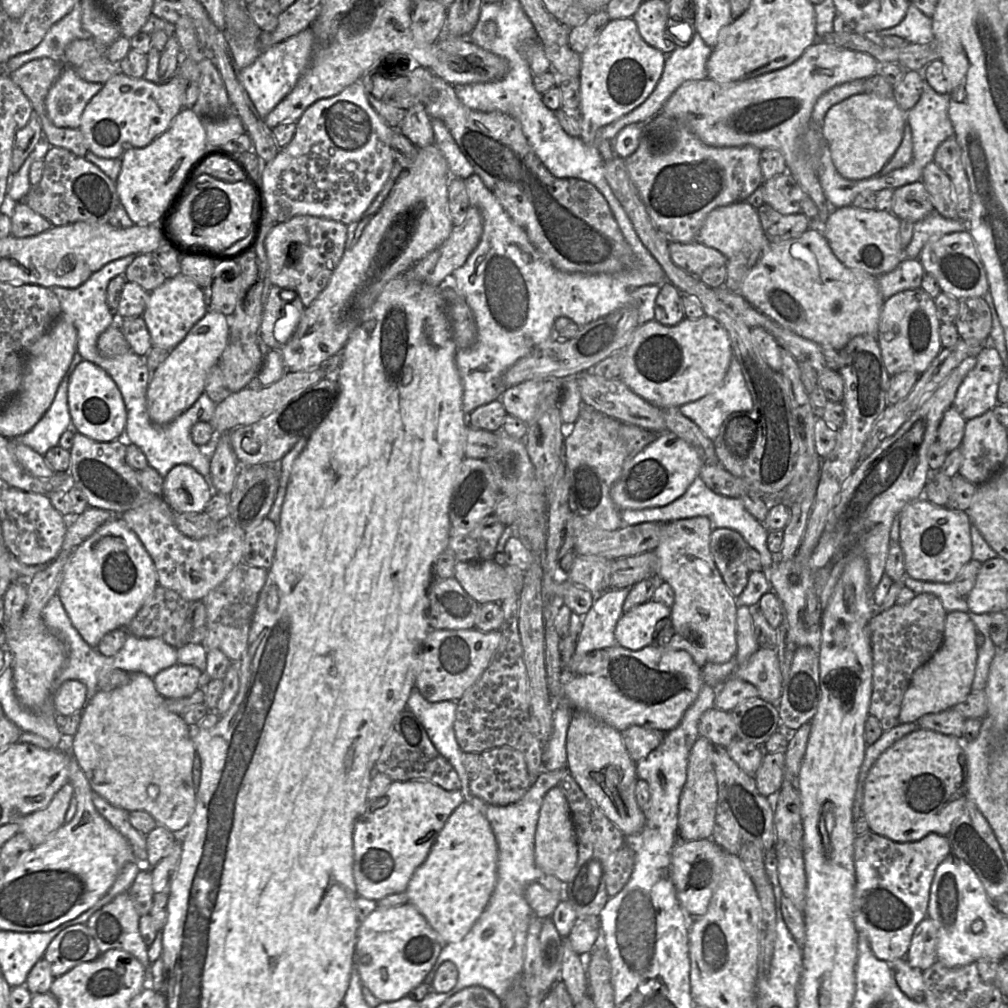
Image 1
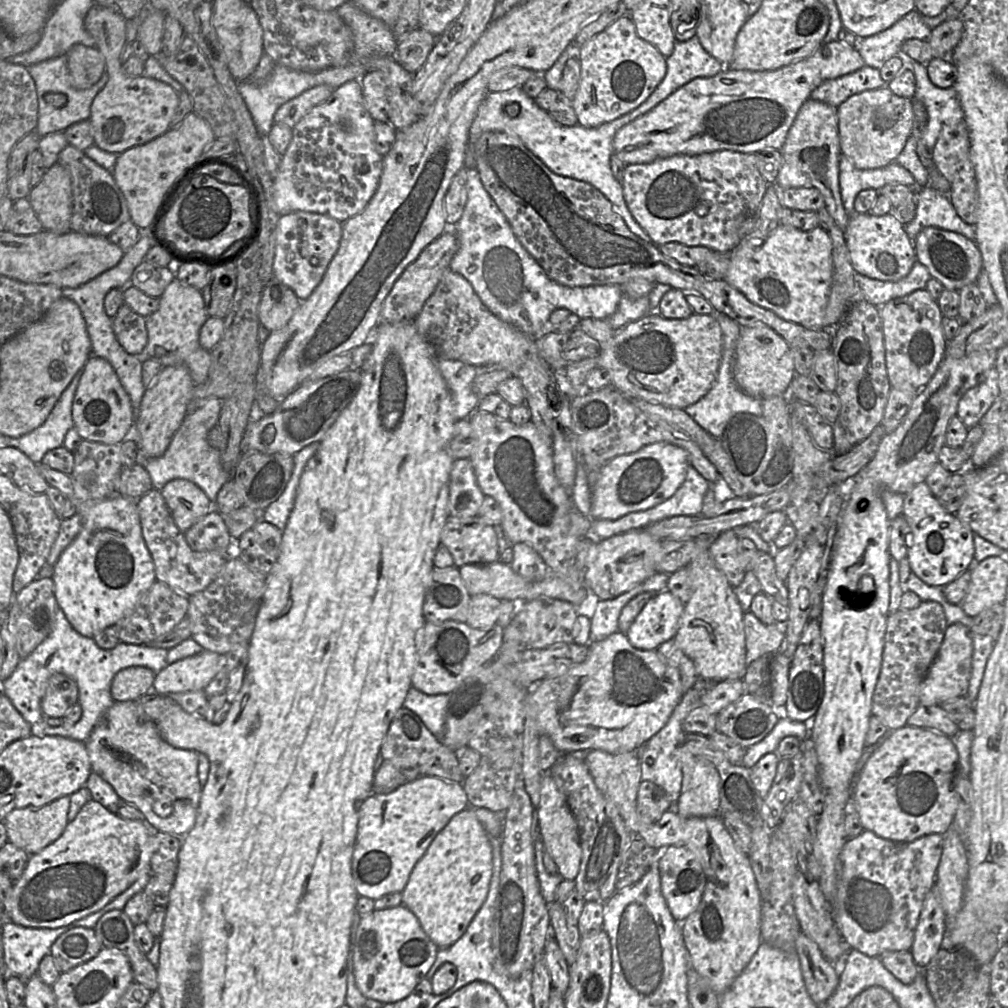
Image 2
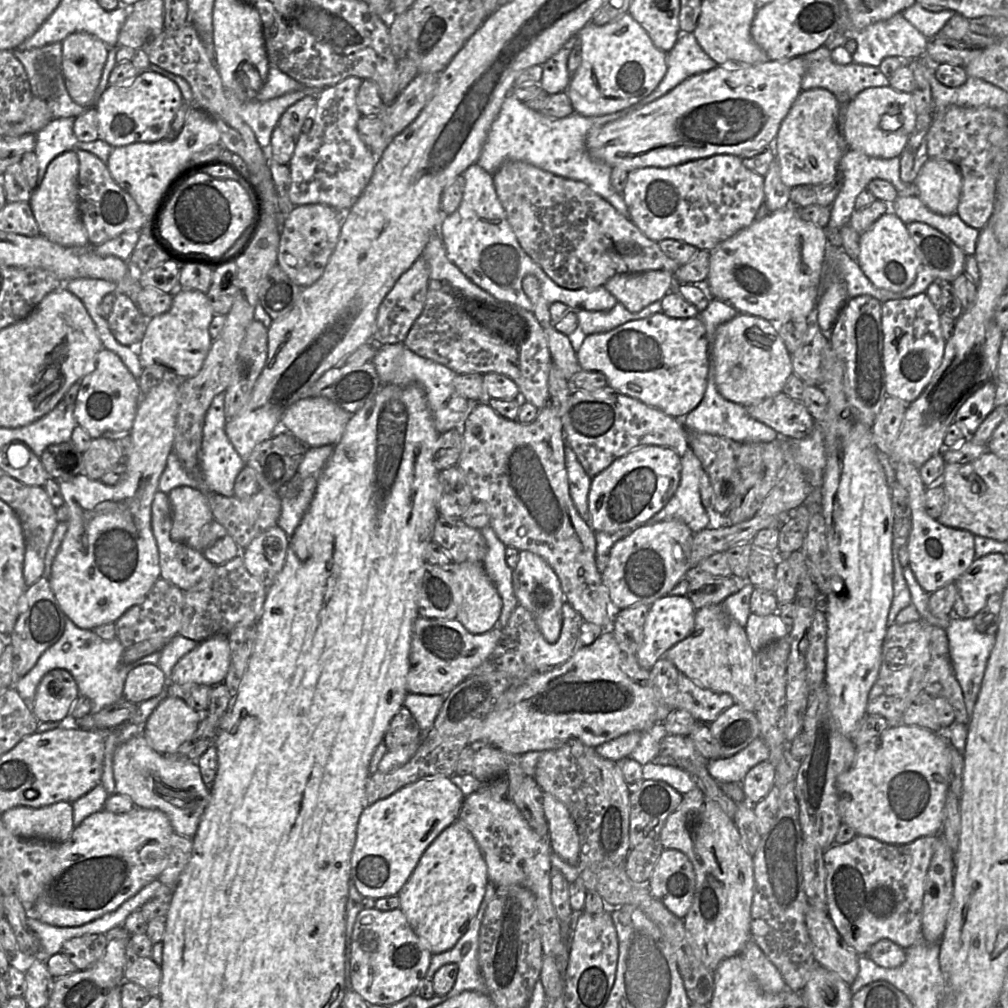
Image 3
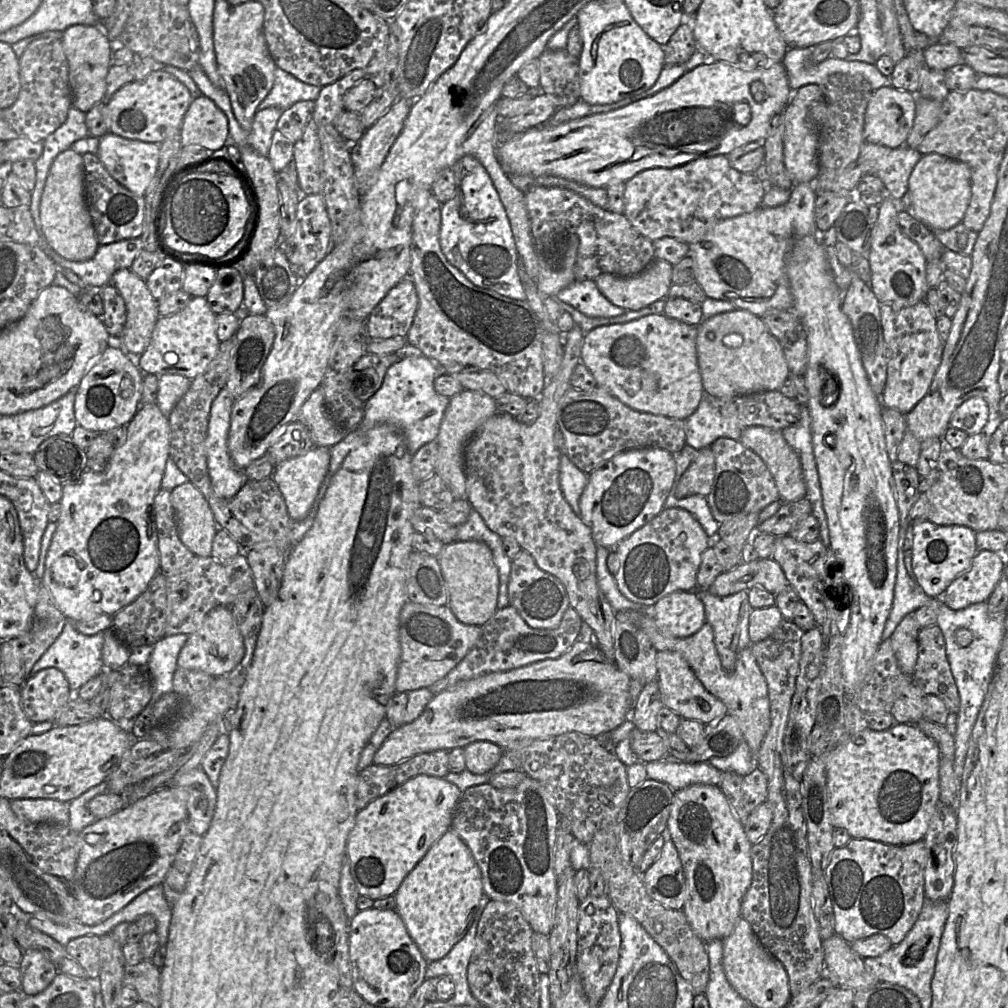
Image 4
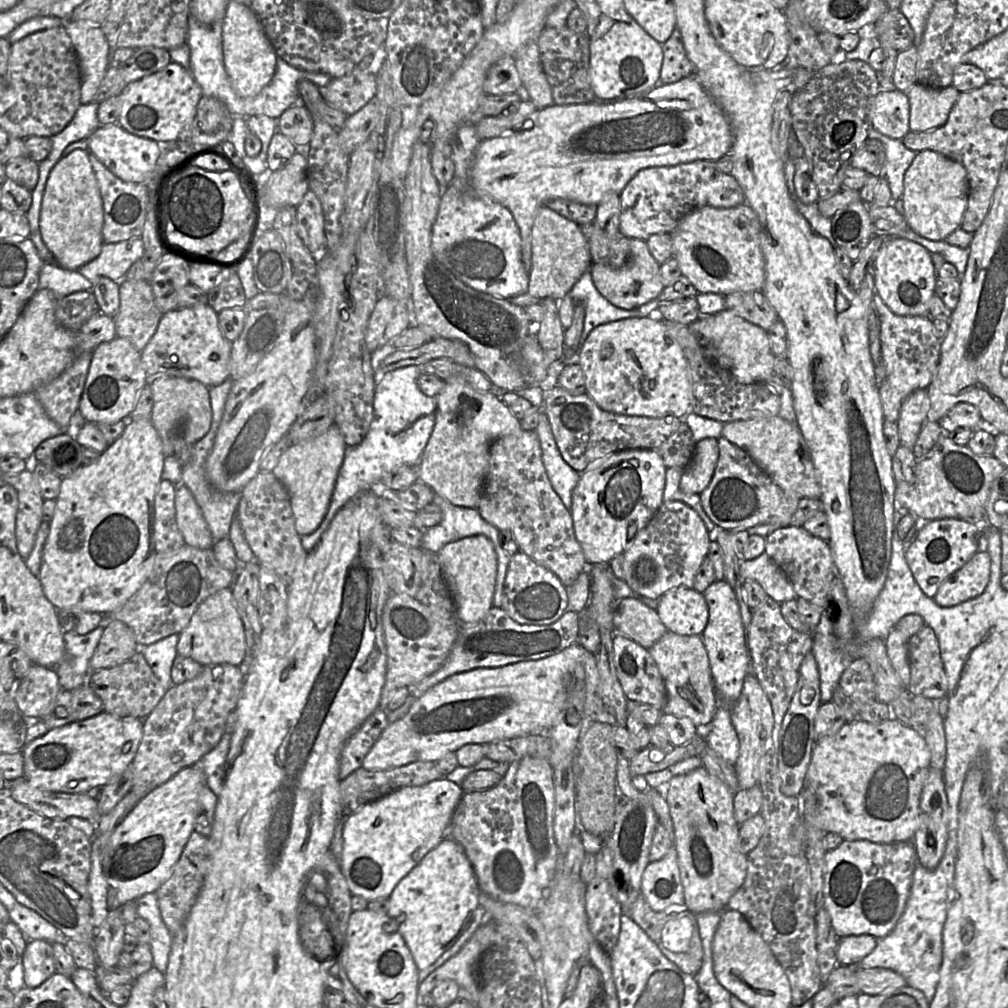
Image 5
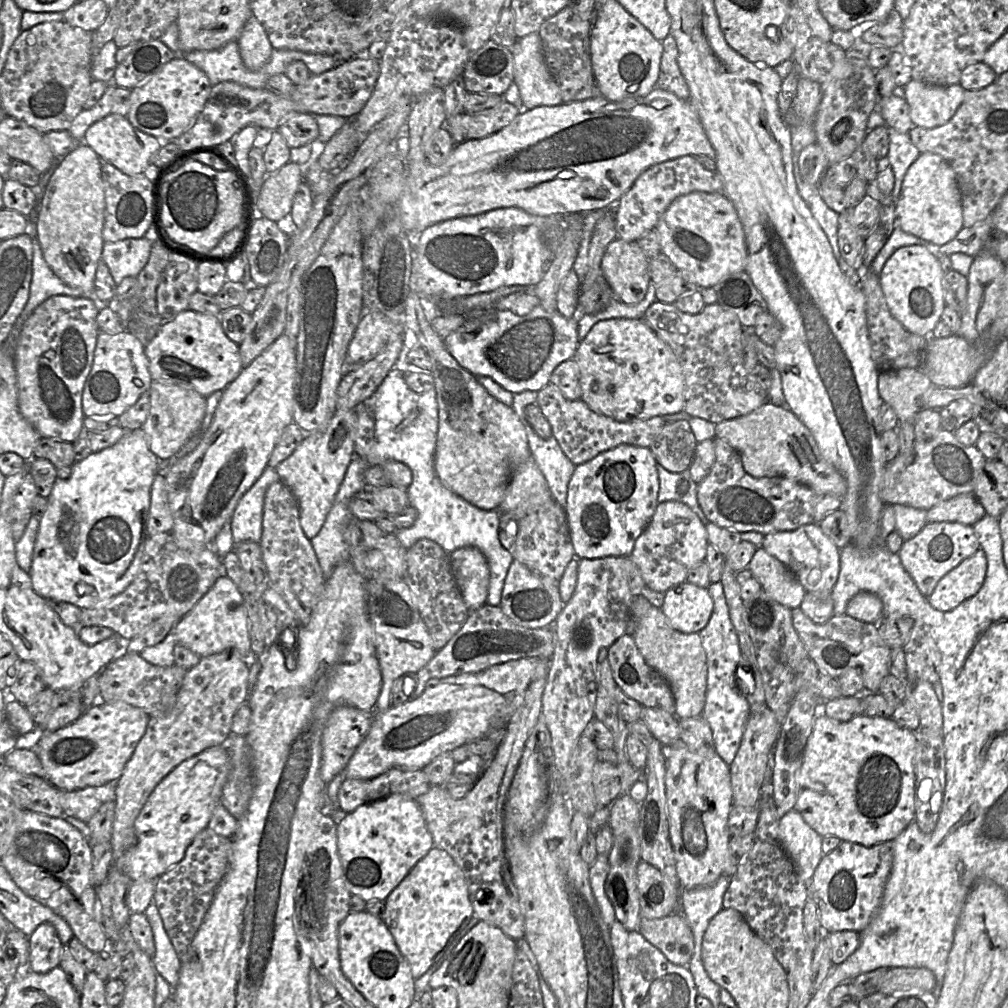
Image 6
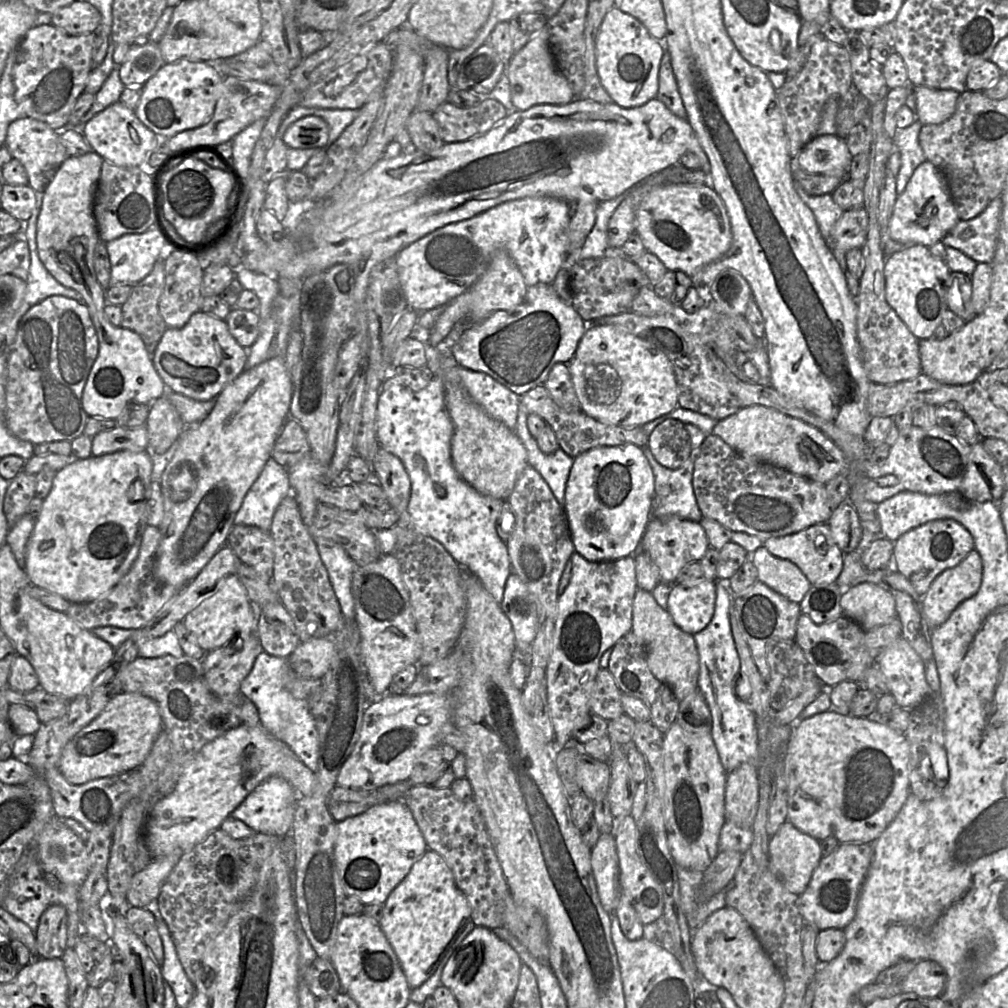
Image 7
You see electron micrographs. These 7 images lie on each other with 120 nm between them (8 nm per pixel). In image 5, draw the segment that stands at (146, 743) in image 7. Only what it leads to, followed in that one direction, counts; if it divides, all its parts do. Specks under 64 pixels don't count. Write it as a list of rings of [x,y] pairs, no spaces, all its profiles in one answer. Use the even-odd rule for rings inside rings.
[[[106,711],[49,730],[45,735],[26,744],[22,749],[24,779],[33,787],[61,793],[87,793],[93,788],[103,787],[125,772],[136,756],[143,737],[144,720],[134,717],[120,718]]]

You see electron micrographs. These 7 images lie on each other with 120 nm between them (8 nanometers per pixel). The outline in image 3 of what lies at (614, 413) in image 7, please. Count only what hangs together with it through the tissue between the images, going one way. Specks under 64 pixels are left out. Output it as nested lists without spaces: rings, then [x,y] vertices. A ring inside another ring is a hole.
[[[657,313],[630,321],[609,332],[588,335],[576,355],[581,370],[603,373],[609,387],[680,420],[701,403],[706,392],[710,368],[709,343],[700,316],[678,319]]]

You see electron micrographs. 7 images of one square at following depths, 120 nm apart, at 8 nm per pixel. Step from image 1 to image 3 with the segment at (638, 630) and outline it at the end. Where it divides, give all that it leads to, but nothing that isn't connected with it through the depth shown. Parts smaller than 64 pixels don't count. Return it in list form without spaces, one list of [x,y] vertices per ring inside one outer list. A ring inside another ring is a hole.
[[[668,594],[652,603],[644,623],[643,643],[636,654],[638,665],[650,671],[668,649],[688,637],[694,628],[695,613],[696,609],[687,596]]]

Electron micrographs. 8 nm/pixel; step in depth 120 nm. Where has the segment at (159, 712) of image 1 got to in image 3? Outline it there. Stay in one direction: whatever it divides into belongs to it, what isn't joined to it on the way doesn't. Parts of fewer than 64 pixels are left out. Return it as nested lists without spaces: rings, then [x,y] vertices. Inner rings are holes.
[[[143,734],[120,744],[113,757],[116,793],[132,800],[136,807],[157,809],[168,817],[174,832],[193,838],[210,799],[196,761],[180,755],[165,755],[152,749]]]

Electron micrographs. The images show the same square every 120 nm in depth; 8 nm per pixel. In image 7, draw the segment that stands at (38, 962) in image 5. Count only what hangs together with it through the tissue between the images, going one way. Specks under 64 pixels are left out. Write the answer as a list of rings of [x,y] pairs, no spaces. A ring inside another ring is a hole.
[[[49,906],[39,919],[35,937],[38,958],[61,958],[67,948],[67,911],[65,907]]]

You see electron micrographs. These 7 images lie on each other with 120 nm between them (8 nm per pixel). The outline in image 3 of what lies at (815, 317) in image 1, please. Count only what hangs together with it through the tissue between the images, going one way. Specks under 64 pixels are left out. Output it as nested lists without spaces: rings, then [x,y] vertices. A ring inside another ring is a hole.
[[[789,204],[754,221],[749,227],[709,251],[709,274],[704,281],[706,291],[712,299],[729,303],[739,313],[759,316],[771,322],[808,318],[812,322],[812,315],[818,304],[827,242],[826,231],[801,219],[798,208]]]

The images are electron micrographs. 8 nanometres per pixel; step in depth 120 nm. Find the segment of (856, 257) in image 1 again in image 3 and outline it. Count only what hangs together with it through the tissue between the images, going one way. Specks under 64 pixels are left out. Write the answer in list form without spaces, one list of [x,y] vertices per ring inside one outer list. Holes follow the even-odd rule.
[[[886,212],[867,231],[860,235],[857,264],[878,288],[892,292],[907,290],[916,280],[922,265],[918,248],[909,235],[906,224],[893,212]]]

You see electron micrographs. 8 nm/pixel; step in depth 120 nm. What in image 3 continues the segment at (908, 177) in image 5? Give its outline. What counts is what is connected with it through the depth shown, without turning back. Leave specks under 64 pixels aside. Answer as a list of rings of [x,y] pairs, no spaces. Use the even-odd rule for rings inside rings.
[[[929,158],[921,167],[914,185],[918,197],[931,211],[940,215],[957,214],[962,176],[954,164]]]

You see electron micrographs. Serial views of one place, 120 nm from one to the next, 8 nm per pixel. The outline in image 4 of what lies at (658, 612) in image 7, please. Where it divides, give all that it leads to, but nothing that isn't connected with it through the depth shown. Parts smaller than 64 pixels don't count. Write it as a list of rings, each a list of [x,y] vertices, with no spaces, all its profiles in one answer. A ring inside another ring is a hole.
[[[658,651],[656,653],[656,667],[662,703],[681,718],[698,720],[706,725],[714,723],[727,714],[726,705],[705,689],[679,653]]]

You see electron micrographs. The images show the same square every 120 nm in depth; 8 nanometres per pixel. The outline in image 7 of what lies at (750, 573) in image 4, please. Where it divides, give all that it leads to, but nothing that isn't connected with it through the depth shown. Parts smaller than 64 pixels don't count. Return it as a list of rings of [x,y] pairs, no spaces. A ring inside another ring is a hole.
[[[761,546],[750,555],[758,580],[790,601],[799,603],[812,586],[797,565],[772,555]]]

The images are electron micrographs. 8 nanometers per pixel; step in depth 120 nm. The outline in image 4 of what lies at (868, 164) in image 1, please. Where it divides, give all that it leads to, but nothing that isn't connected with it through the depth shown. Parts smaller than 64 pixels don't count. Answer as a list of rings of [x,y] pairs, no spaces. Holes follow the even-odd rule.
[[[892,86],[881,87],[873,91],[864,117],[864,142],[889,148],[899,148],[905,145],[914,124],[916,99],[916,94],[902,91]]]

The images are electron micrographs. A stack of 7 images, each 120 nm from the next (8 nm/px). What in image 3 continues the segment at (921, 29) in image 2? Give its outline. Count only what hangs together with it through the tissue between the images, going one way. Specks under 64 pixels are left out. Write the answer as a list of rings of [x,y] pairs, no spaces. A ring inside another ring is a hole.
[[[895,14],[887,20],[870,24],[862,29],[853,28],[851,21],[846,27],[848,40],[857,42],[857,49],[852,54],[854,63],[879,67],[883,59],[895,56],[904,62],[923,59],[929,39],[919,32],[902,14]]]

